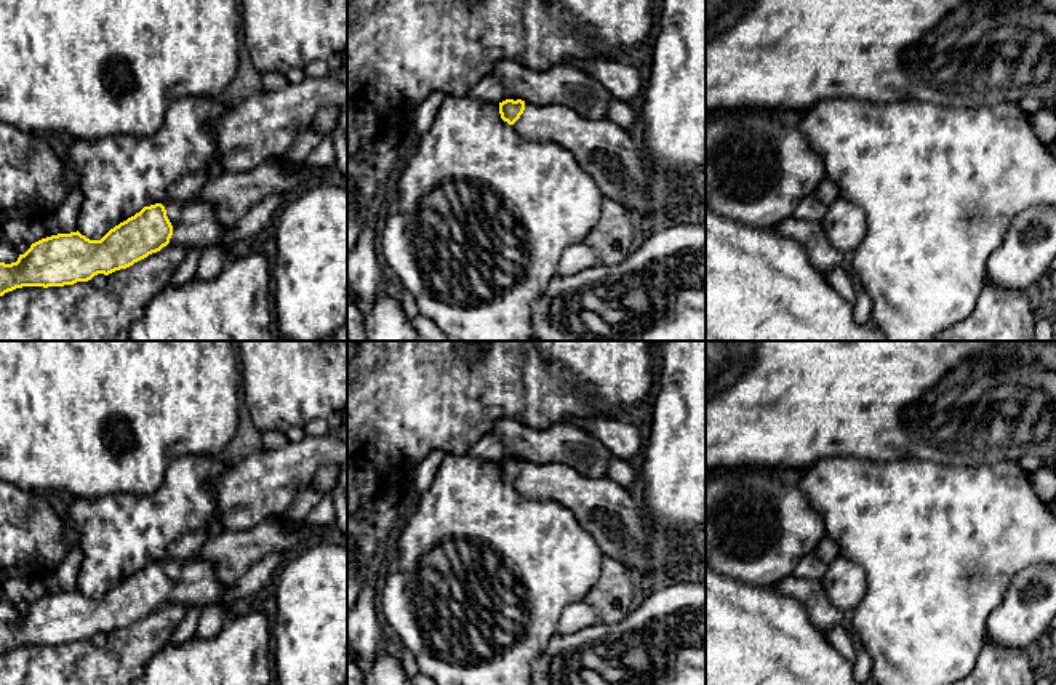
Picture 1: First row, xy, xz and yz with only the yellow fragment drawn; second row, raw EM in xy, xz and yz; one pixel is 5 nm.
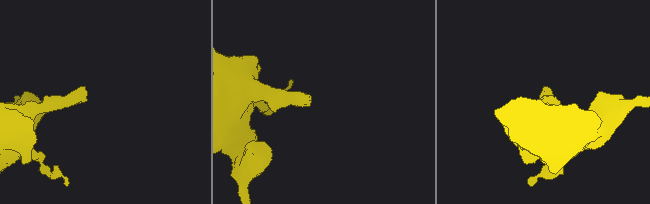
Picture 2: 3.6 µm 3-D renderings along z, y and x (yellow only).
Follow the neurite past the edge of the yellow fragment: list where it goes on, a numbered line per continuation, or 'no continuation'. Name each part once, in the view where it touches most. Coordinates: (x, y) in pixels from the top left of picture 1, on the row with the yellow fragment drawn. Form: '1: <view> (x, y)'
1: xy (194, 224)

